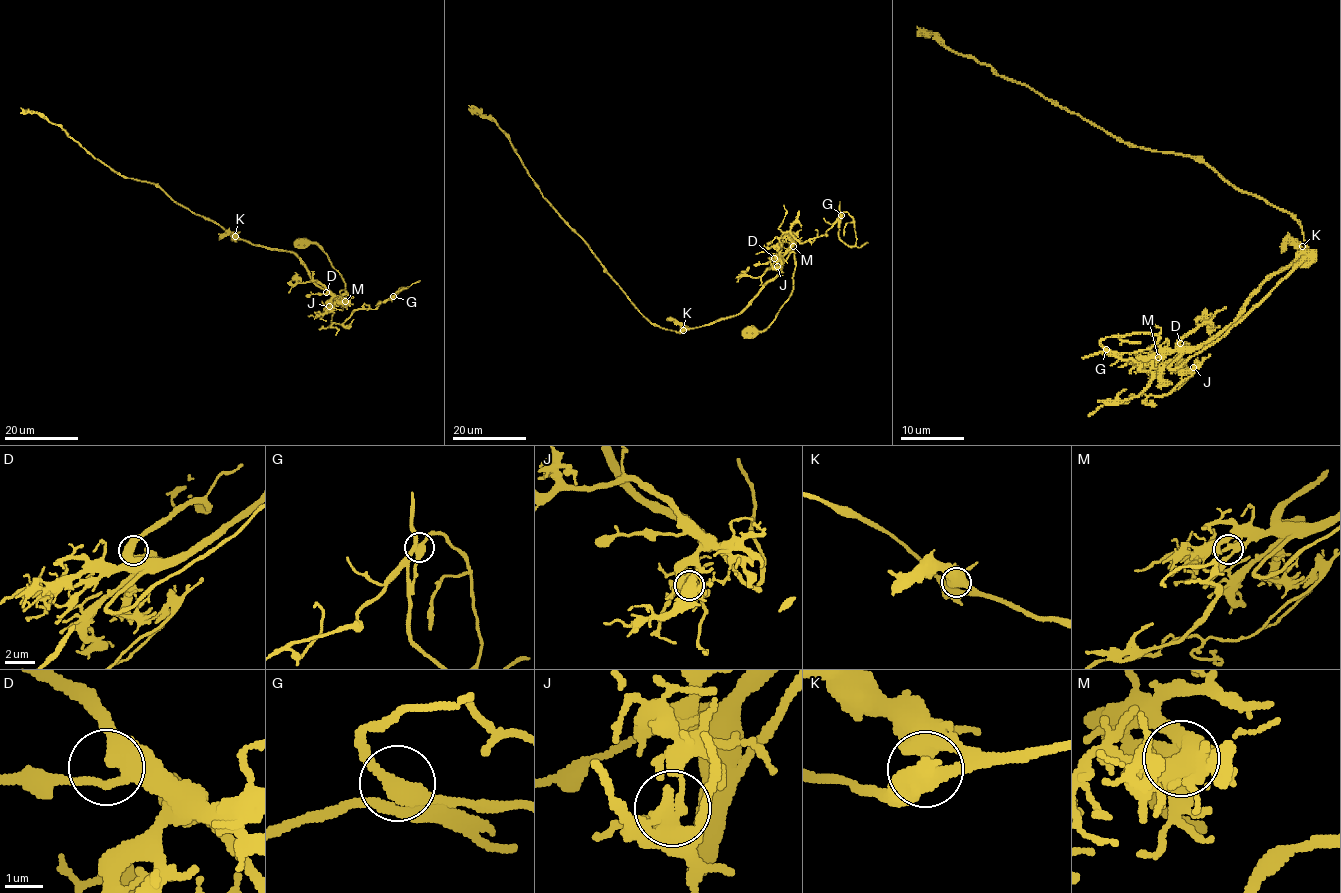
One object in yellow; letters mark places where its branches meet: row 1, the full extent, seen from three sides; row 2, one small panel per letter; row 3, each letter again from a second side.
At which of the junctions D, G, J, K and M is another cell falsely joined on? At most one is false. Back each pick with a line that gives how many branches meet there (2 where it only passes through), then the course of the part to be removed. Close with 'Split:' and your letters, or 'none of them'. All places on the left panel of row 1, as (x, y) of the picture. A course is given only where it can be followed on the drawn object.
J: 4 | (329, 306), (333, 311), (332, 323), (340, 324), (355, 311), (374, 309), (379, 302), (385, 302), (420, 280)
Split: J

